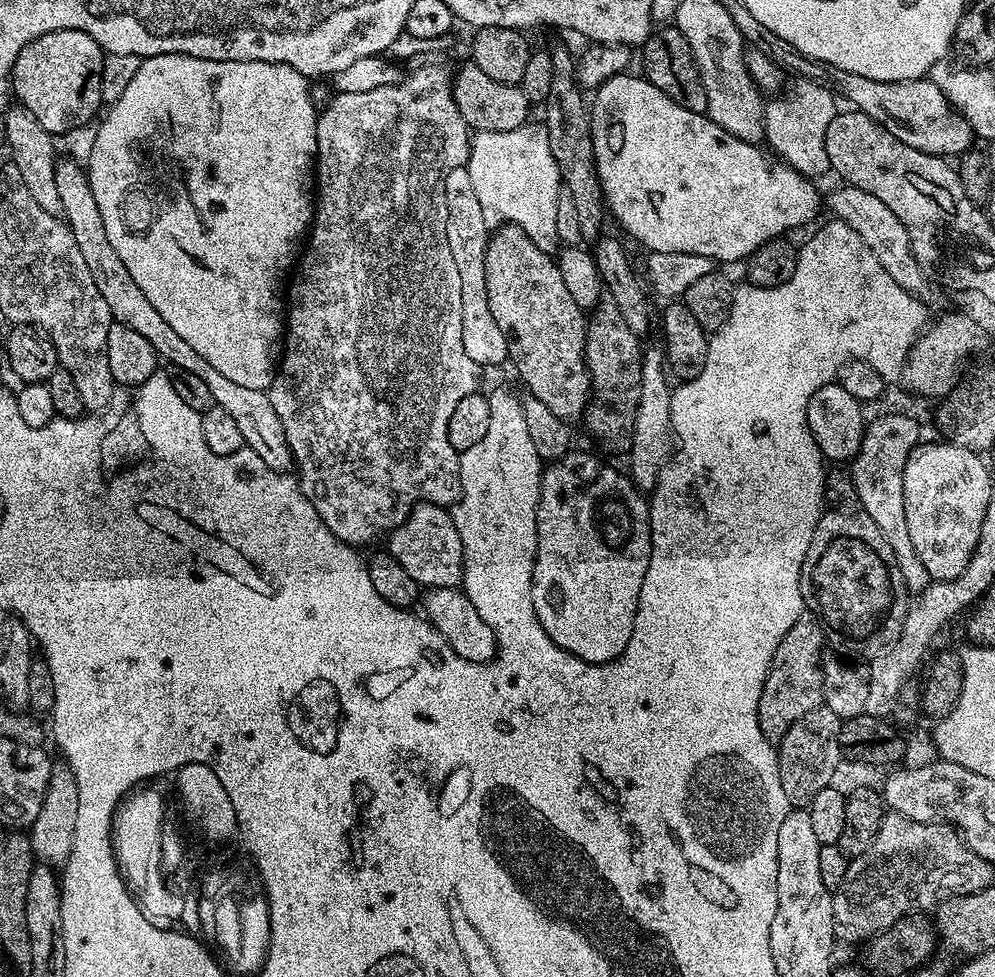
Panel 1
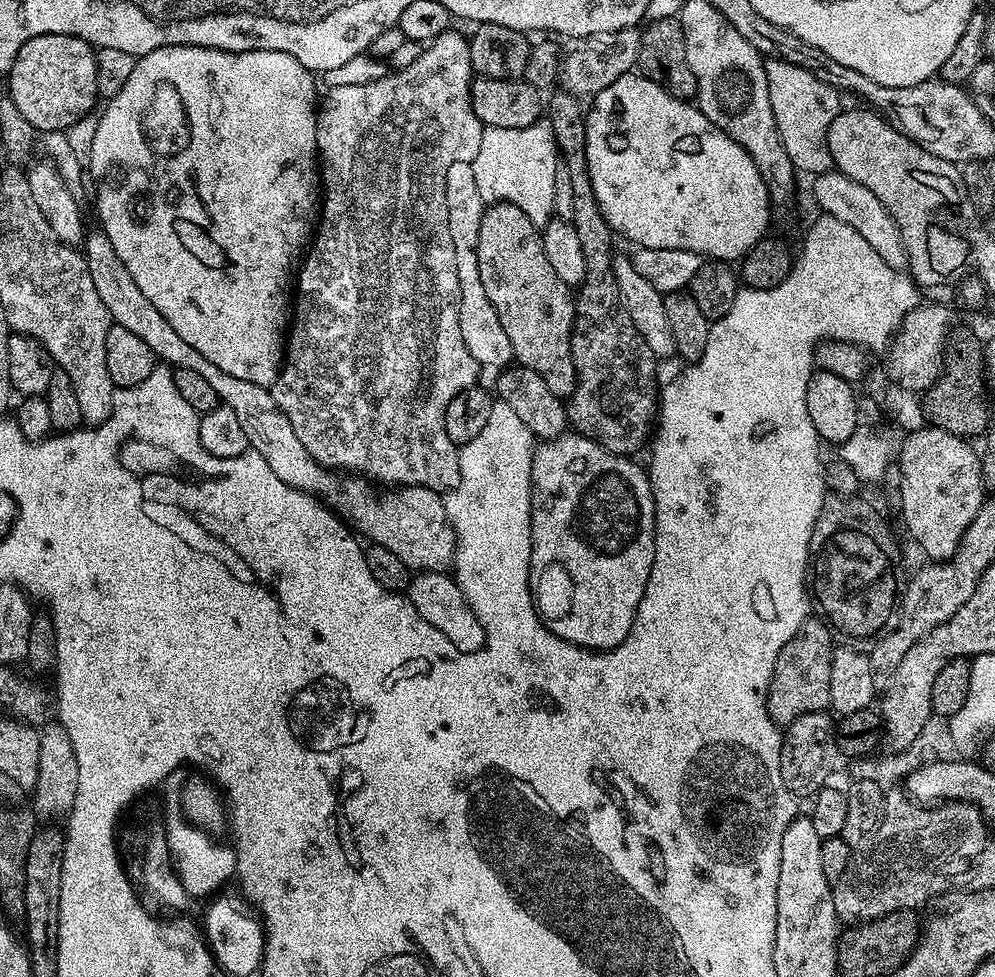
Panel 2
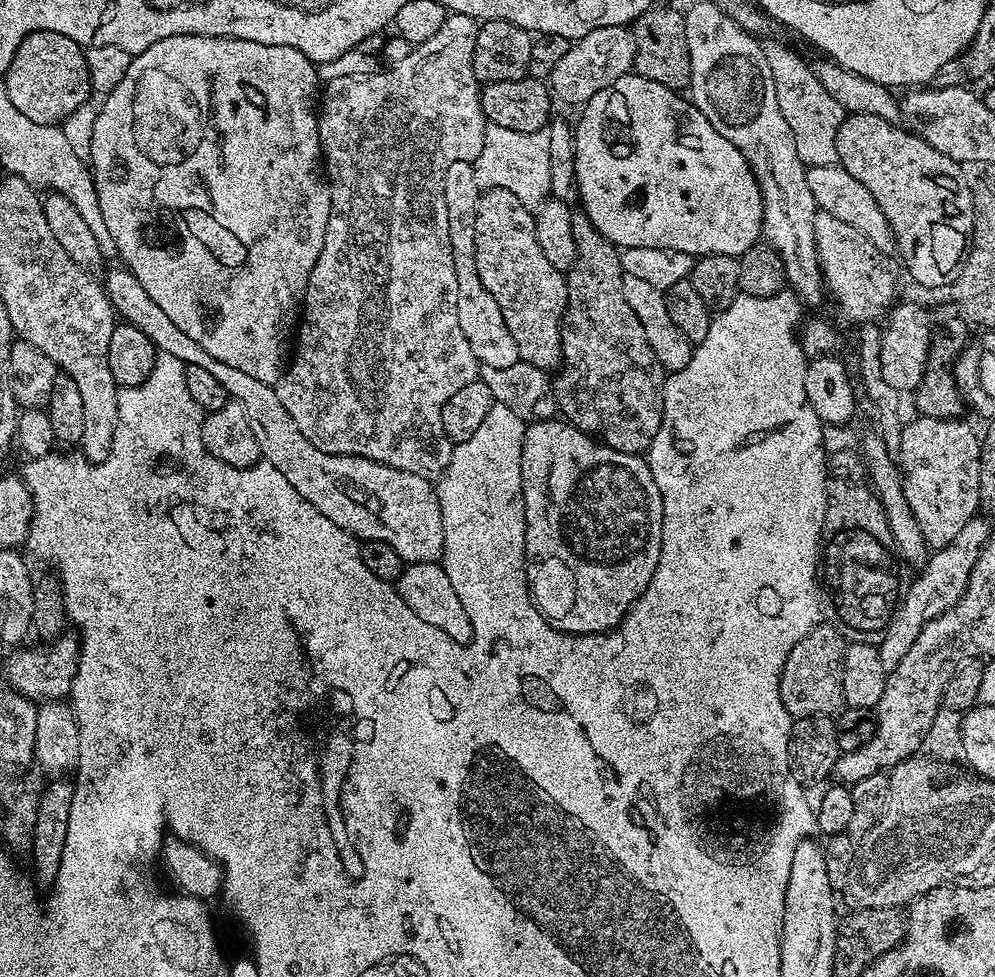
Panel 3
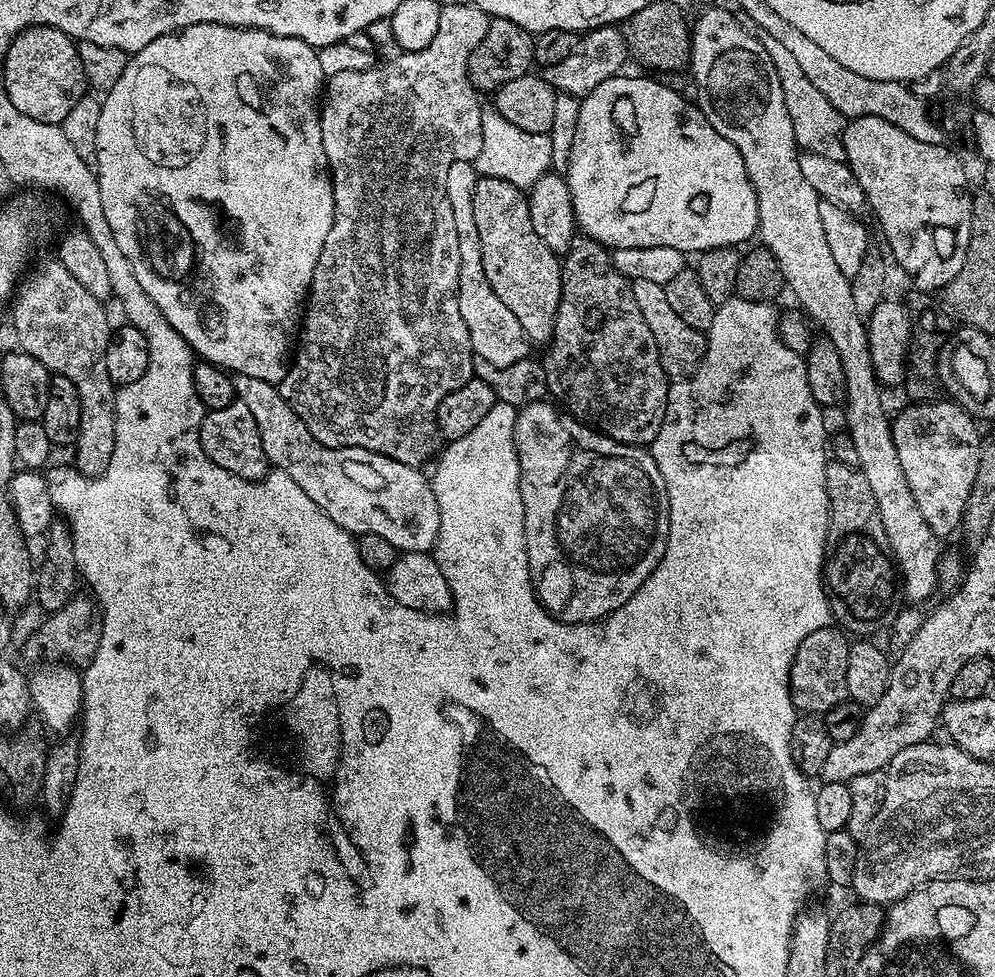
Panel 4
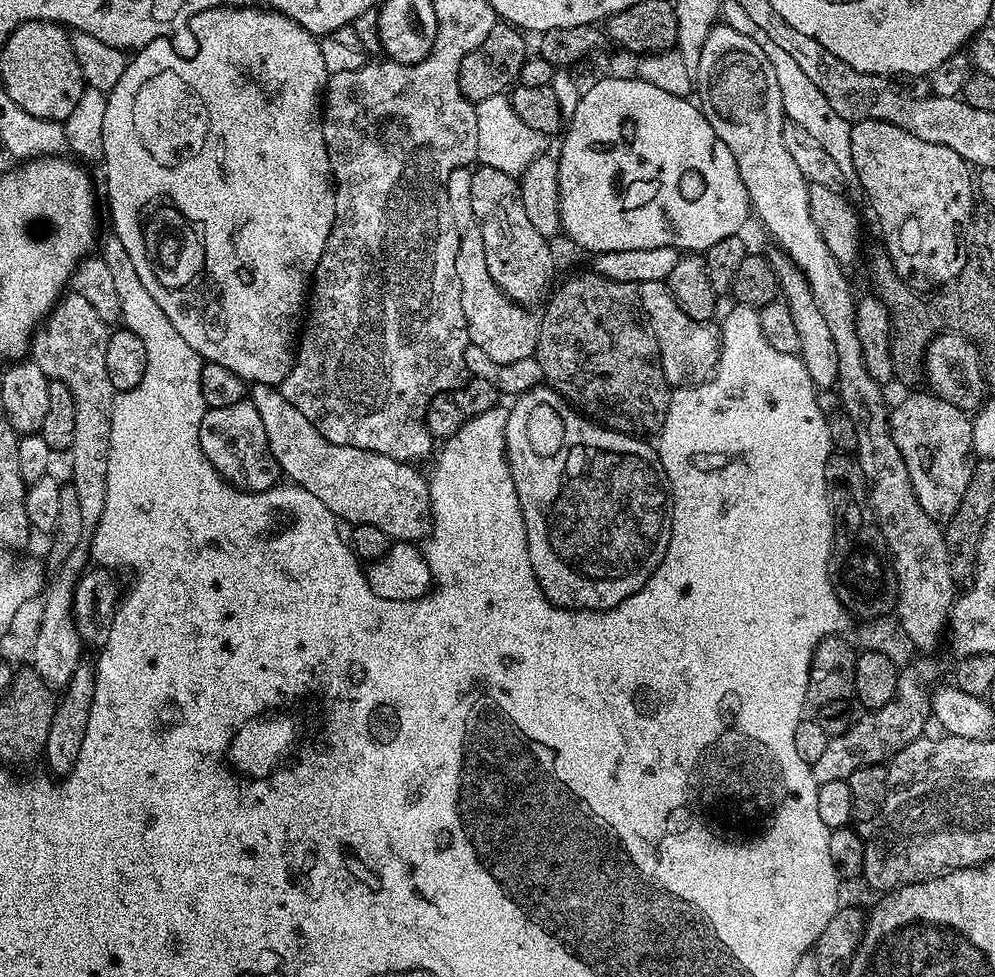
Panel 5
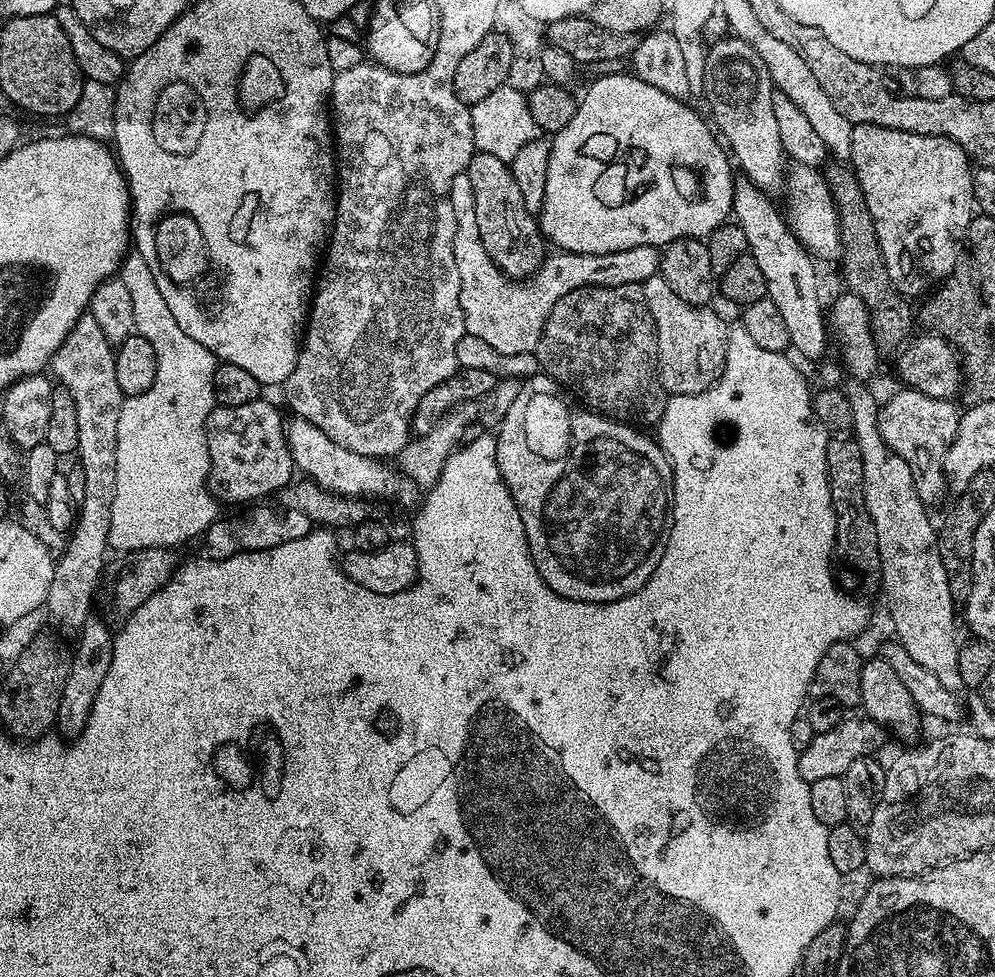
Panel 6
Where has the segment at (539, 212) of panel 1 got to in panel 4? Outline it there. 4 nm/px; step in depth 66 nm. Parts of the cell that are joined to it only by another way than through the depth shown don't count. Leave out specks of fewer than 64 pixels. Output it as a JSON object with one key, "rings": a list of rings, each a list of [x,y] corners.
{"rings":[[[488,106],[482,111],[482,150],[478,150],[478,158],[474,163],[480,176],[502,178],[518,189],[527,190],[532,188],[534,182],[538,182],[538,178],[542,178],[552,167],[551,138],[549,135],[530,134],[526,130],[518,130],[518,126],[506,122],[506,118],[502,118],[502,114],[498,114],[495,107]]]}

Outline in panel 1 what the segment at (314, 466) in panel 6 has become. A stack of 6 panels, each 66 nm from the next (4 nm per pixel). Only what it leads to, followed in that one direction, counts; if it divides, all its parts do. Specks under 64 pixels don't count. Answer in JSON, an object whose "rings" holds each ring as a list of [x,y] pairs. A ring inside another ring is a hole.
{"rings":[[[60,158],[56,161],[54,170],[54,186],[56,187],[55,199],[60,200],[60,208],[63,219],[68,228],[73,232],[73,236],[78,247],[82,250],[82,255],[86,258],[87,269],[90,270],[94,283],[98,286],[98,291],[105,298],[106,304],[110,308],[113,321],[117,324],[130,326],[130,330],[142,334],[150,346],[154,346],[157,357],[161,361],[169,360],[173,369],[190,374],[198,374],[210,386],[210,394],[214,394],[214,405],[217,408],[226,410],[226,414],[234,417],[234,422],[238,422],[238,430],[242,430],[242,438],[245,445],[266,462],[276,472],[287,473],[293,467],[292,451],[286,442],[286,430],[282,430],[282,418],[274,414],[274,406],[270,406],[270,398],[267,391],[259,392],[252,390],[250,386],[240,386],[238,382],[230,382],[230,378],[224,377],[219,370],[214,370],[198,354],[198,350],[193,350],[191,346],[186,346],[183,338],[178,338],[174,330],[150,306],[146,294],[138,290],[134,278],[130,278],[130,270],[126,270],[126,265],[122,263],[122,258],[114,254],[114,246],[110,246],[110,238],[106,238],[106,226],[102,226],[102,213],[98,211],[98,202],[94,202],[94,194],[88,185],[88,173],[79,163],[69,159]],[[421,502],[403,524],[393,528],[387,537],[386,551],[414,578],[428,588],[460,588],[464,579],[464,547],[458,534],[455,515],[445,505]]]}

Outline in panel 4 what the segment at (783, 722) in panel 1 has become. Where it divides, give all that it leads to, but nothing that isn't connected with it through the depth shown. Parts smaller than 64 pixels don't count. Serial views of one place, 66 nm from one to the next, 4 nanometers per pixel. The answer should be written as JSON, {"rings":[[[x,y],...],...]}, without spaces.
{"rings":[[[836,626],[814,630],[814,634],[806,634],[806,638],[802,638],[802,646],[798,646],[790,666],[788,683],[797,713],[823,714],[848,700],[846,662],[849,643],[849,637]]]}

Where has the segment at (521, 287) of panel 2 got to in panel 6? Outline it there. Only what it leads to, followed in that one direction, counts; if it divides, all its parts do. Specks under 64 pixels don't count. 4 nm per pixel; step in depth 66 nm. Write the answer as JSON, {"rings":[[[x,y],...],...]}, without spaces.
{"rings":[[[477,152],[470,158],[466,171],[470,178],[470,187],[474,189],[474,219],[478,222],[478,234],[482,238],[482,246],[486,246],[486,254],[490,254],[495,264],[513,280],[535,277],[536,271],[544,263],[546,241],[537,217],[526,210],[526,202],[522,202],[522,193],[518,191],[518,182],[514,182],[509,161],[494,158],[492,154],[485,152]]]}

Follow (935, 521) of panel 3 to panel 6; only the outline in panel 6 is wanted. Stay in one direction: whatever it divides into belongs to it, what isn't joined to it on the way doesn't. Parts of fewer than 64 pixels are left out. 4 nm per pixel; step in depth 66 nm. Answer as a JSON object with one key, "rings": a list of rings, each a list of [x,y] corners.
{"rings":[[[904,386],[888,401],[880,404],[878,426],[882,430],[882,438],[886,438],[886,446],[910,466],[910,474],[914,478],[914,486],[918,490],[918,498],[929,506],[935,506],[949,491],[948,475],[944,472],[946,454],[958,434],[961,409],[955,408],[952,400],[930,398],[921,392]]]}

